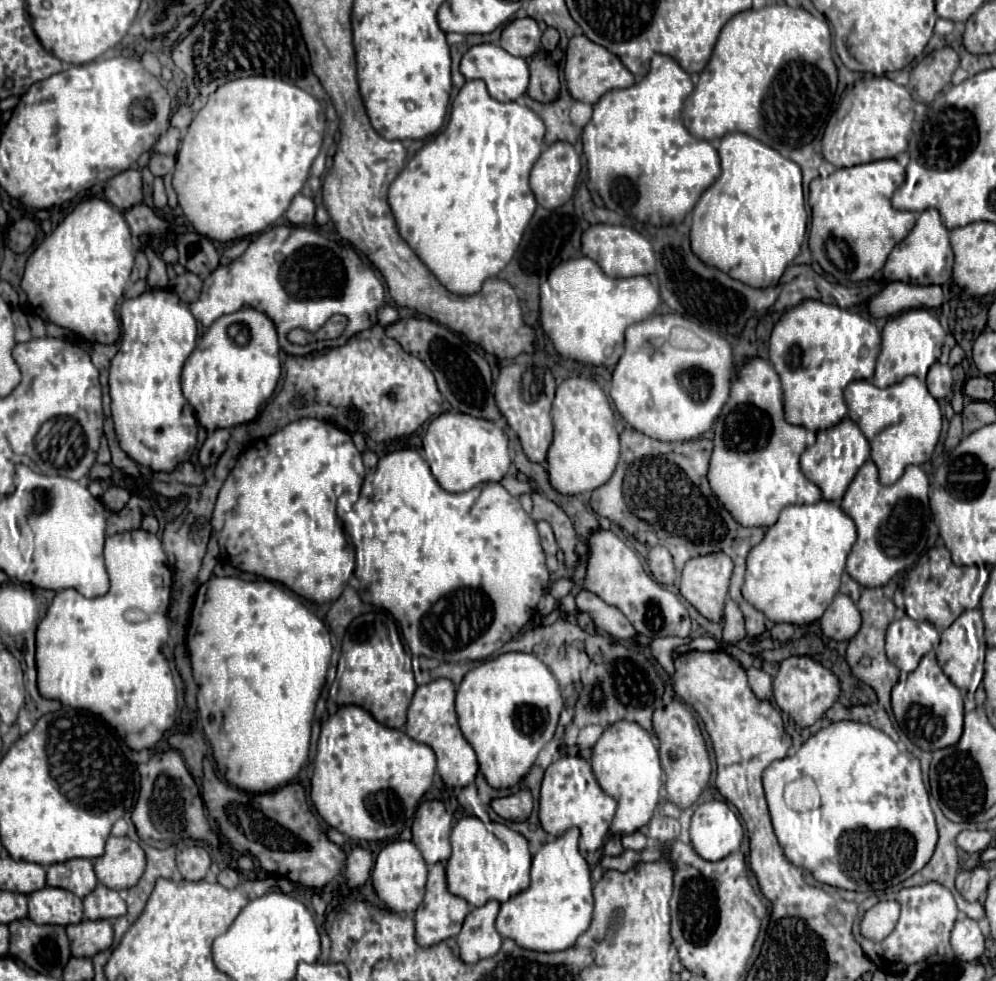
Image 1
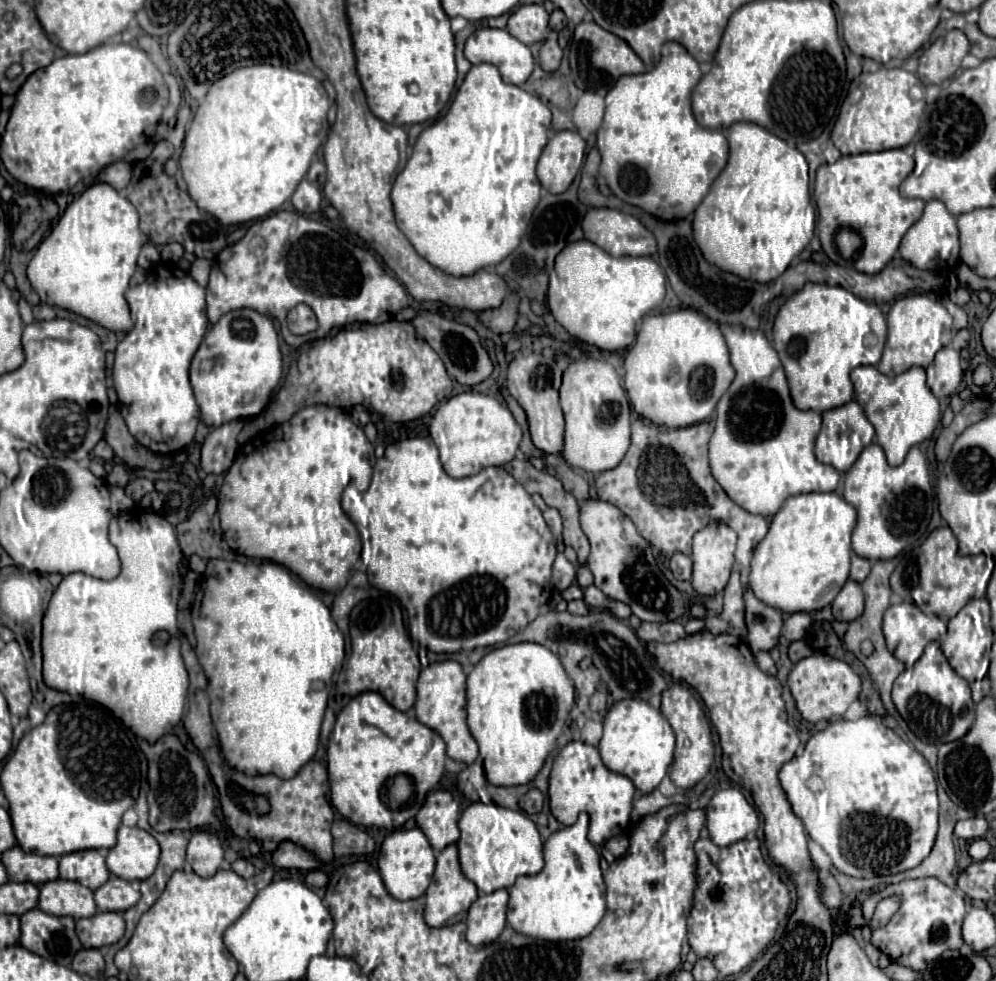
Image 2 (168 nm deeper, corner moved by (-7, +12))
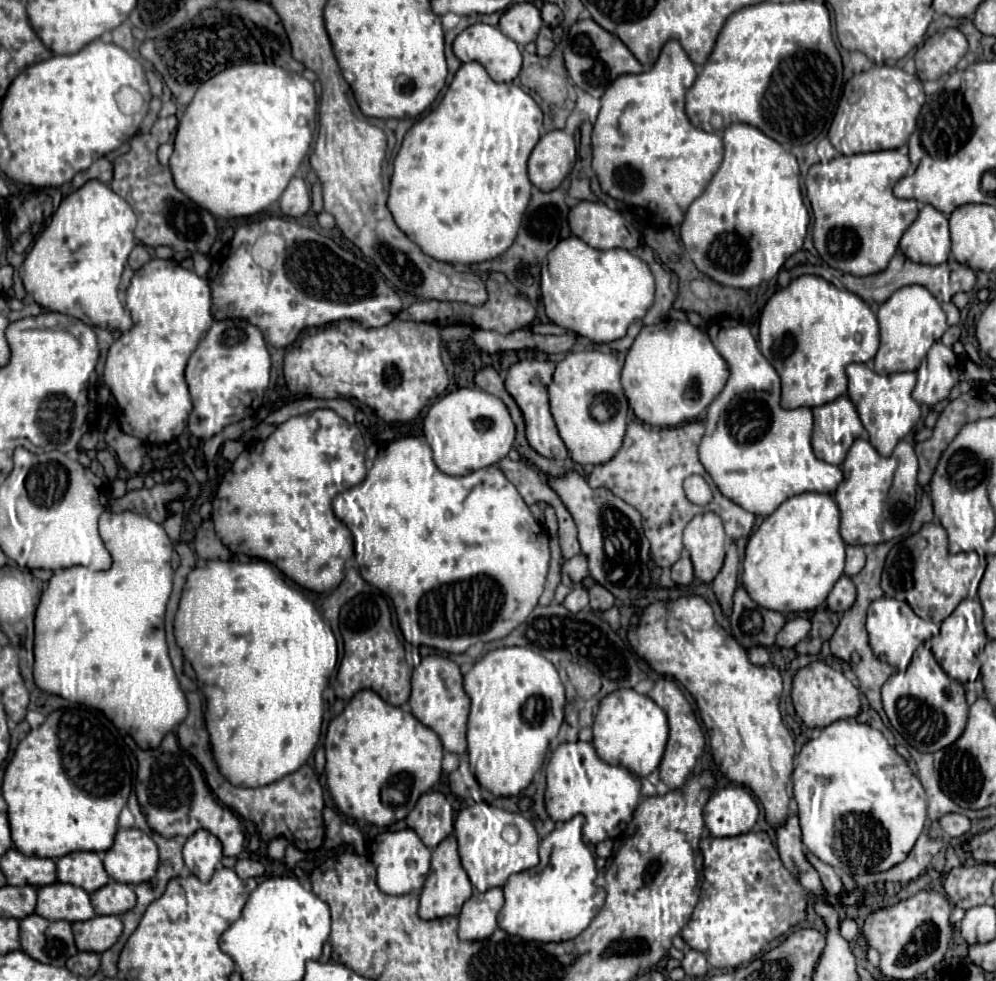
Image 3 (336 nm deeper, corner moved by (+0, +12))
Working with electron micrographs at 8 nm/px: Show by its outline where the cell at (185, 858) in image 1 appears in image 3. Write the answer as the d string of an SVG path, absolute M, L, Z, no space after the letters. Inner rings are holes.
M199 829L195 835L191 835L185 841L185 847L183 847L185 865L203 883L207 883L213 877L221 857L223 857L221 843L209 831Z

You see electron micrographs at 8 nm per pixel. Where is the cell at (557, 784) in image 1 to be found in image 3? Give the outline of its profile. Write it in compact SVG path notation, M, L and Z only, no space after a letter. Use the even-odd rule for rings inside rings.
M561 743L549 759L549 765L546 767L546 791L545 807L549 817L553 821L569 821L573 815L581 813L585 818L582 836L589 847L605 841L605 839L615 839L619 837L625 827L633 819L633 811L641 799L641 781L637 775L627 771L621 765L609 765L599 755L595 753L595 747L591 743Z

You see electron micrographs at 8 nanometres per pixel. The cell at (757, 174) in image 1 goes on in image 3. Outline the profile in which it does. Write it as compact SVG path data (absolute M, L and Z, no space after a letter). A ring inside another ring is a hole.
M721 115L711 117L711 127L715 131L707 133L717 133L721 141L725 130L725 157L719 171L707 185L705 193L699 199L695 199L687 209L685 219L681 223L681 241L691 261L701 273L727 287L751 289L761 285L763 281L773 279L787 261L787 257L791 257L803 247L803 239L809 225L809 211L801 197L799 165L791 153L787 153L777 141L761 133L757 127L733 123L723 129Z

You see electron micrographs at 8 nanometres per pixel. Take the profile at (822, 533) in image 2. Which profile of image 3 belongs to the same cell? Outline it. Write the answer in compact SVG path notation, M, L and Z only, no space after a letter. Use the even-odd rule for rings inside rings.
M801 493L787 499L749 537L741 583L755 603L779 613L817 609L843 575L845 543L839 535L839 507L827 493Z

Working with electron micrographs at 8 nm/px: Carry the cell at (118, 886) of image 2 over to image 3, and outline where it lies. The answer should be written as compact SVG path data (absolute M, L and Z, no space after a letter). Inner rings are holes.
M109 879L105 887L91 893L91 903L97 915L123 915L135 907L137 899L131 885Z

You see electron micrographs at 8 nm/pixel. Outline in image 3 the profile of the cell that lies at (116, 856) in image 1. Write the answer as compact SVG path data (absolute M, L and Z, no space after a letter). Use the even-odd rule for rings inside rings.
M119 829L113 847L105 853L103 865L107 875L119 883L145 883L159 865L157 845L139 829Z

